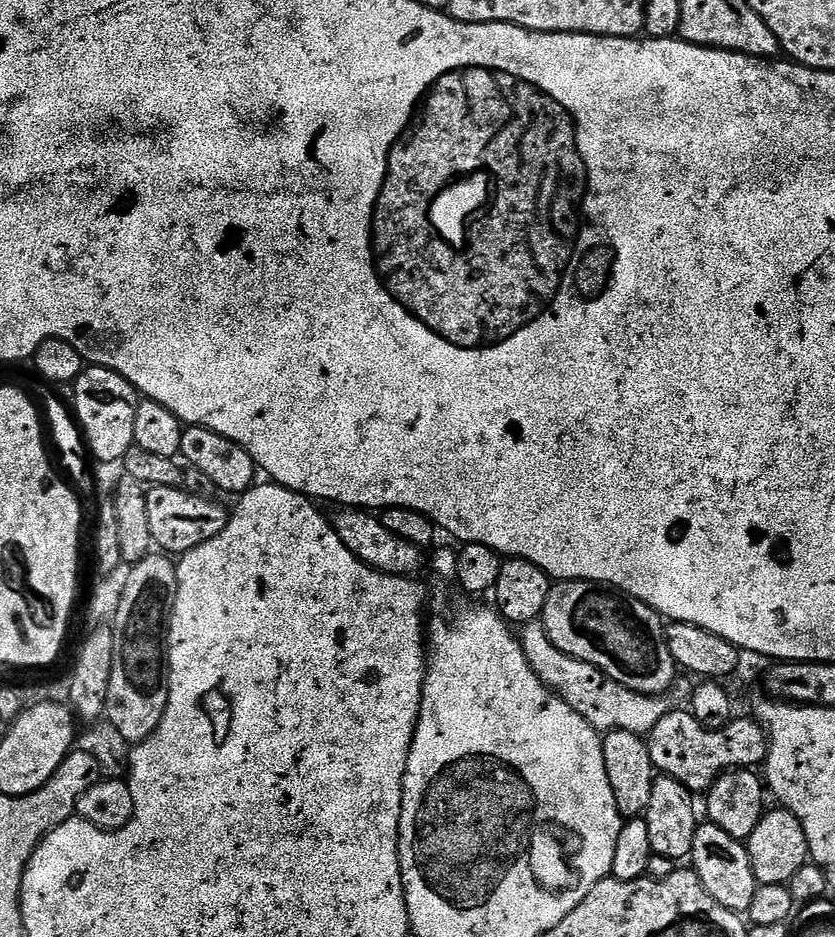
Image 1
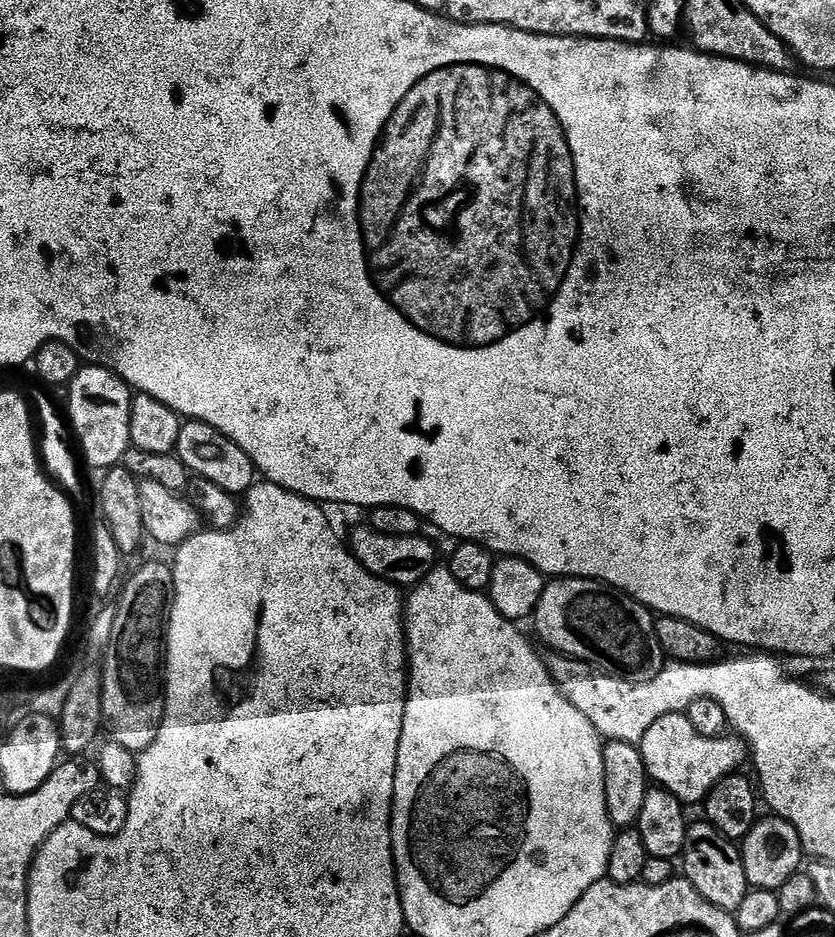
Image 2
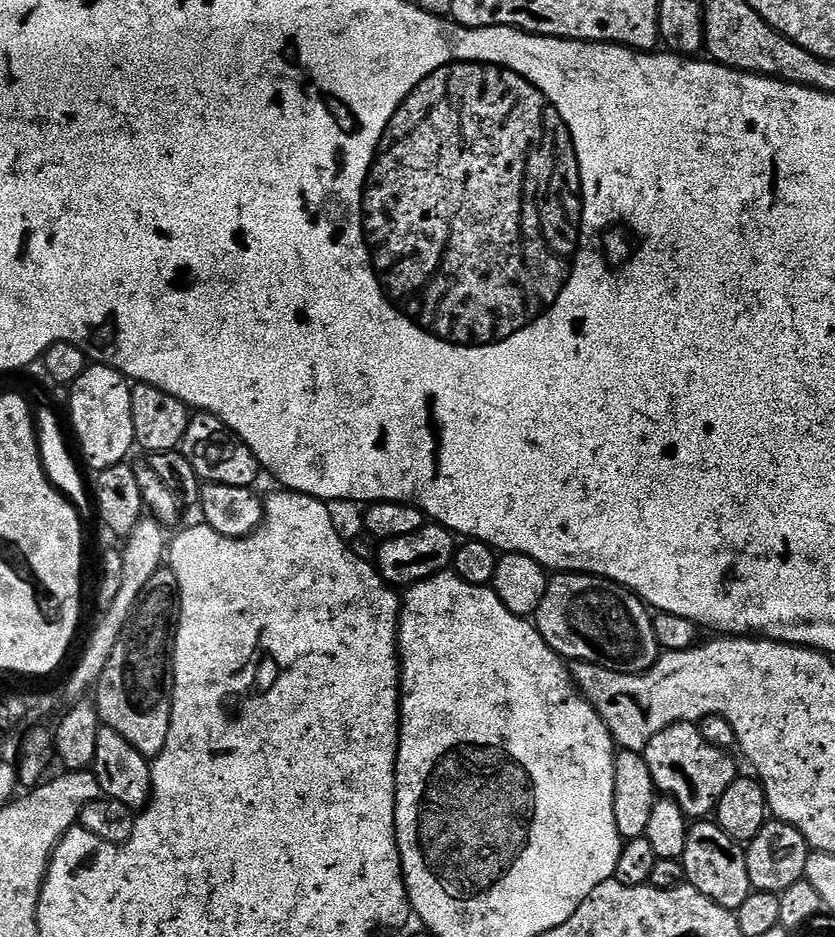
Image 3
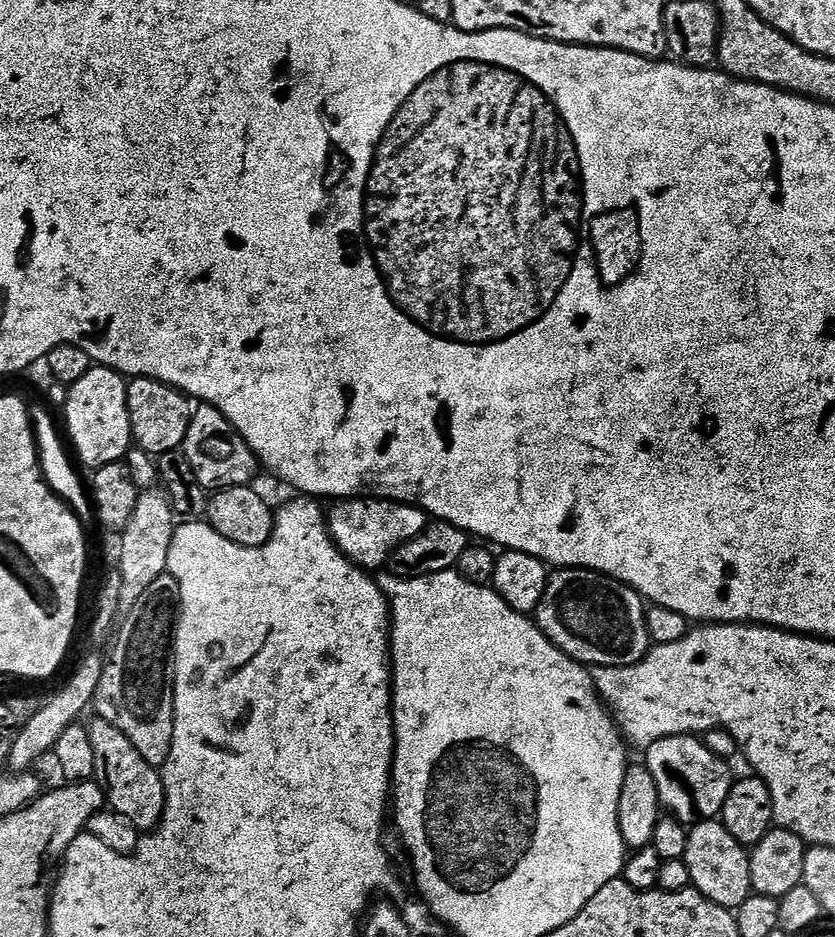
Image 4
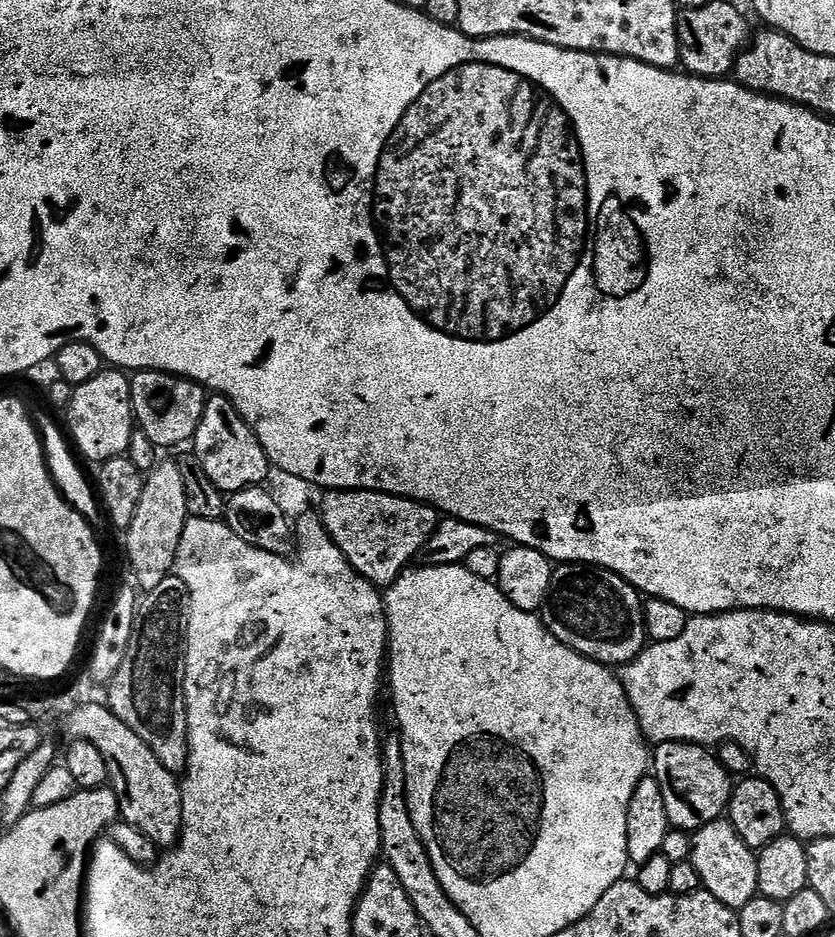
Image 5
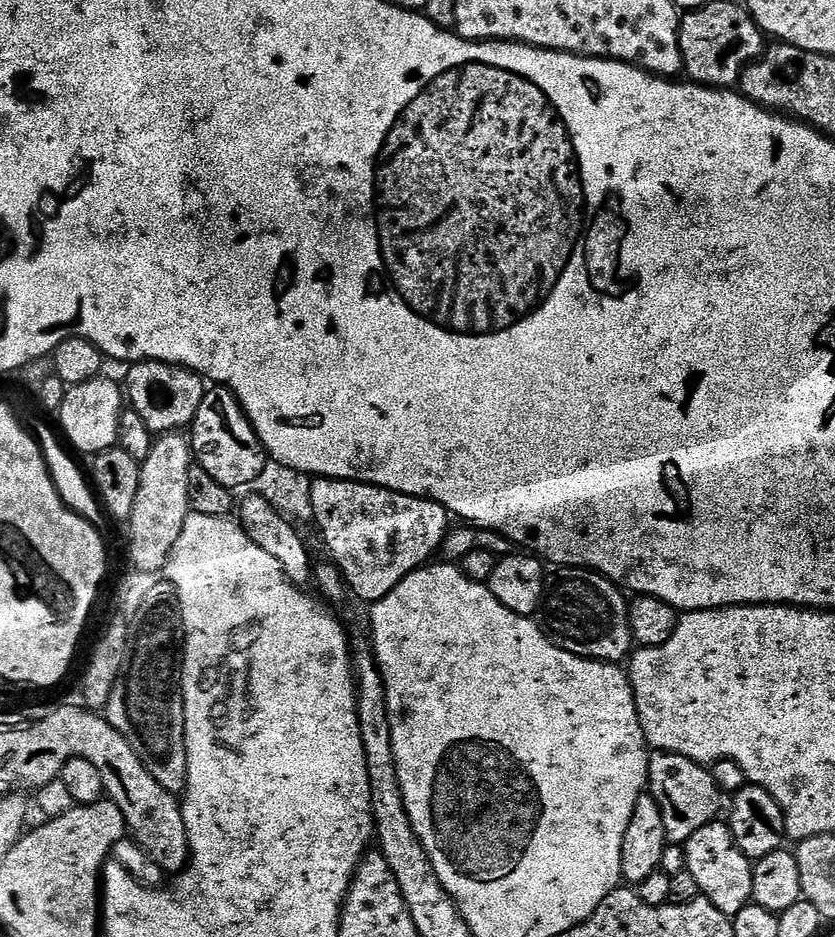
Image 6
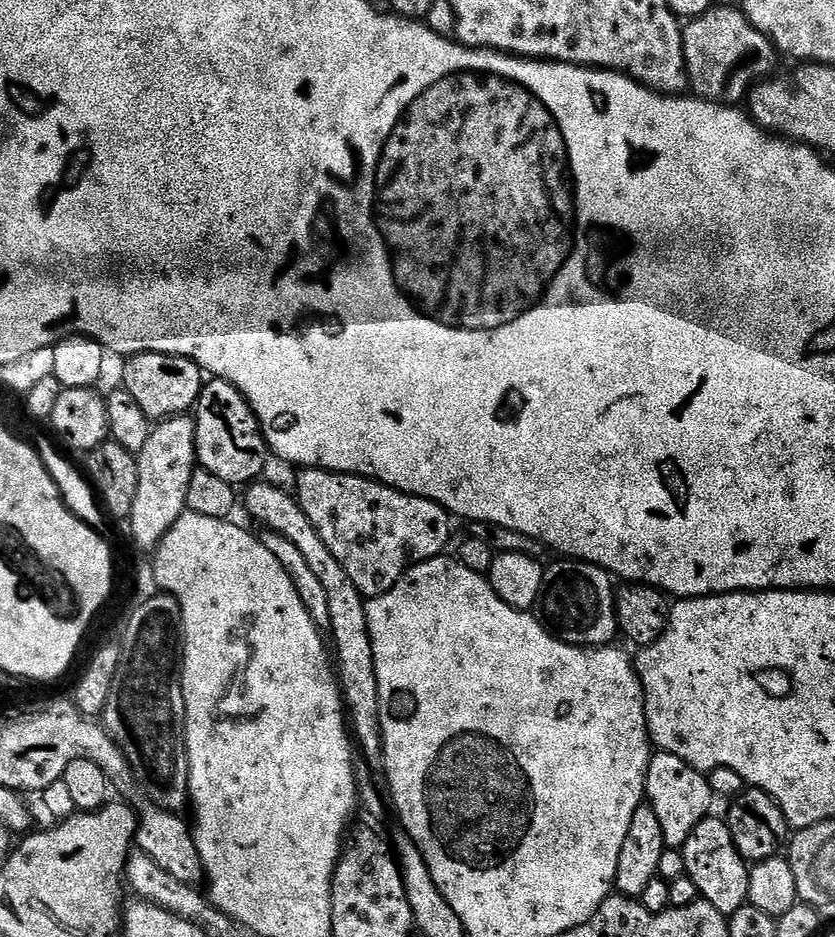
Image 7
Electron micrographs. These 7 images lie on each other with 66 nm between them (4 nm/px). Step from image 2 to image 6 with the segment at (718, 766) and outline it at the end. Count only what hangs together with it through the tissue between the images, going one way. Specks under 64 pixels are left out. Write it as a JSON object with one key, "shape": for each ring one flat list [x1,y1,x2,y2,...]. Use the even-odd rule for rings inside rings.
{"shape":[[657,751,648,762,648,782,650,795,658,802,662,810,662,822,666,826,668,844,683,846,702,826,717,819,716,811,720,808,722,791,716,784,711,771,677,752]]}

